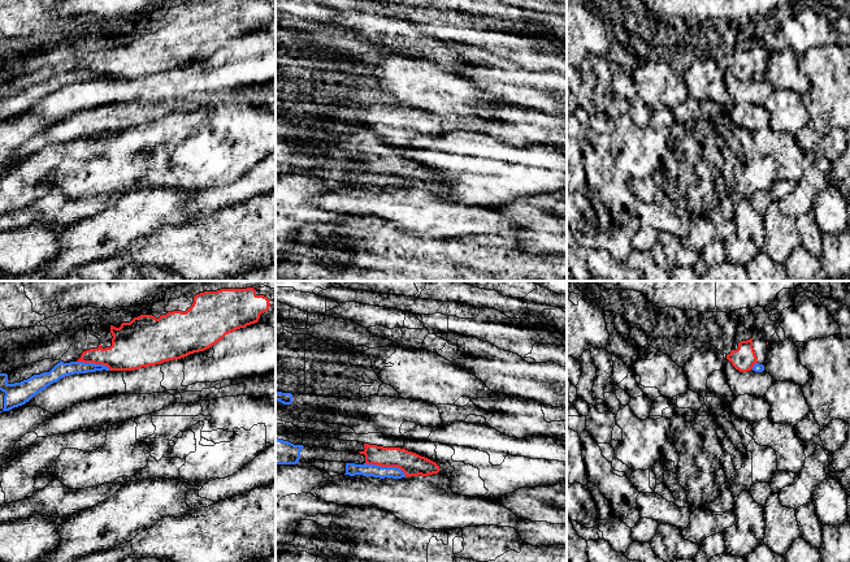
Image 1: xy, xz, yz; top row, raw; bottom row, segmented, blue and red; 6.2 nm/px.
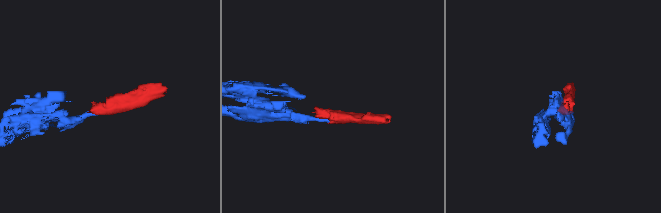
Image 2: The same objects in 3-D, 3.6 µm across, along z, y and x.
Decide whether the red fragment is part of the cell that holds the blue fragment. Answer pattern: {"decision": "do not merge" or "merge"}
{"decision": "merge"}

